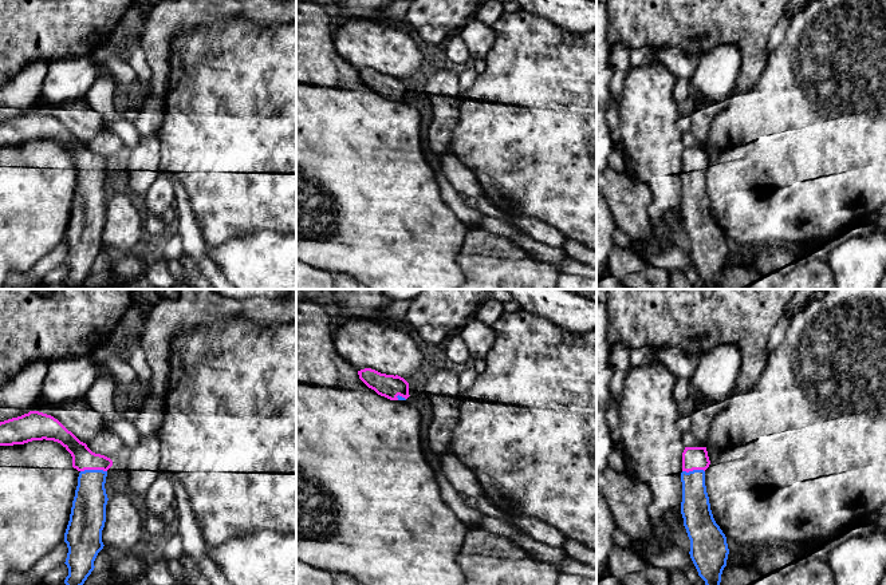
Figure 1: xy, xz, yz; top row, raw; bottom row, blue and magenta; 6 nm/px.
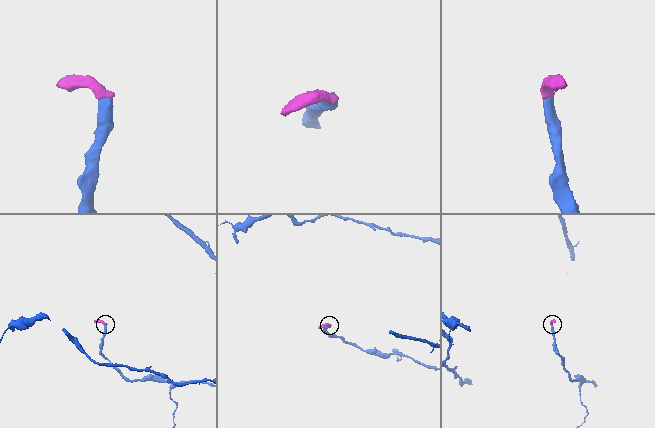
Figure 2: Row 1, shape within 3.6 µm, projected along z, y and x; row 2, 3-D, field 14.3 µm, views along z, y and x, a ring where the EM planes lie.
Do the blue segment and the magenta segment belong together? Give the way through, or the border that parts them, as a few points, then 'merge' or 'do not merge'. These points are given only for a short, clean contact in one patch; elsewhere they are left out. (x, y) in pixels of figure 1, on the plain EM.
way xy (89, 206), (93, 170), (83, 158); merge

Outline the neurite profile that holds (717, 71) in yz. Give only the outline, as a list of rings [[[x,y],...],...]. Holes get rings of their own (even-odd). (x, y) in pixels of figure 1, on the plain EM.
[[[729,43],[704,52],[689,80],[690,91],[700,91],[710,102],[728,99],[736,92],[741,63],[740,47]]]

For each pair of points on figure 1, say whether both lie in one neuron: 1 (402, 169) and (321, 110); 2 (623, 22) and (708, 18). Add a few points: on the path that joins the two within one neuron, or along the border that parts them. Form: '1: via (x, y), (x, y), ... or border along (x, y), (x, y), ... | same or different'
1: via (412, 139), (384, 111), (351, 110) | same
2: via (645, 18), (686, 18) | same

